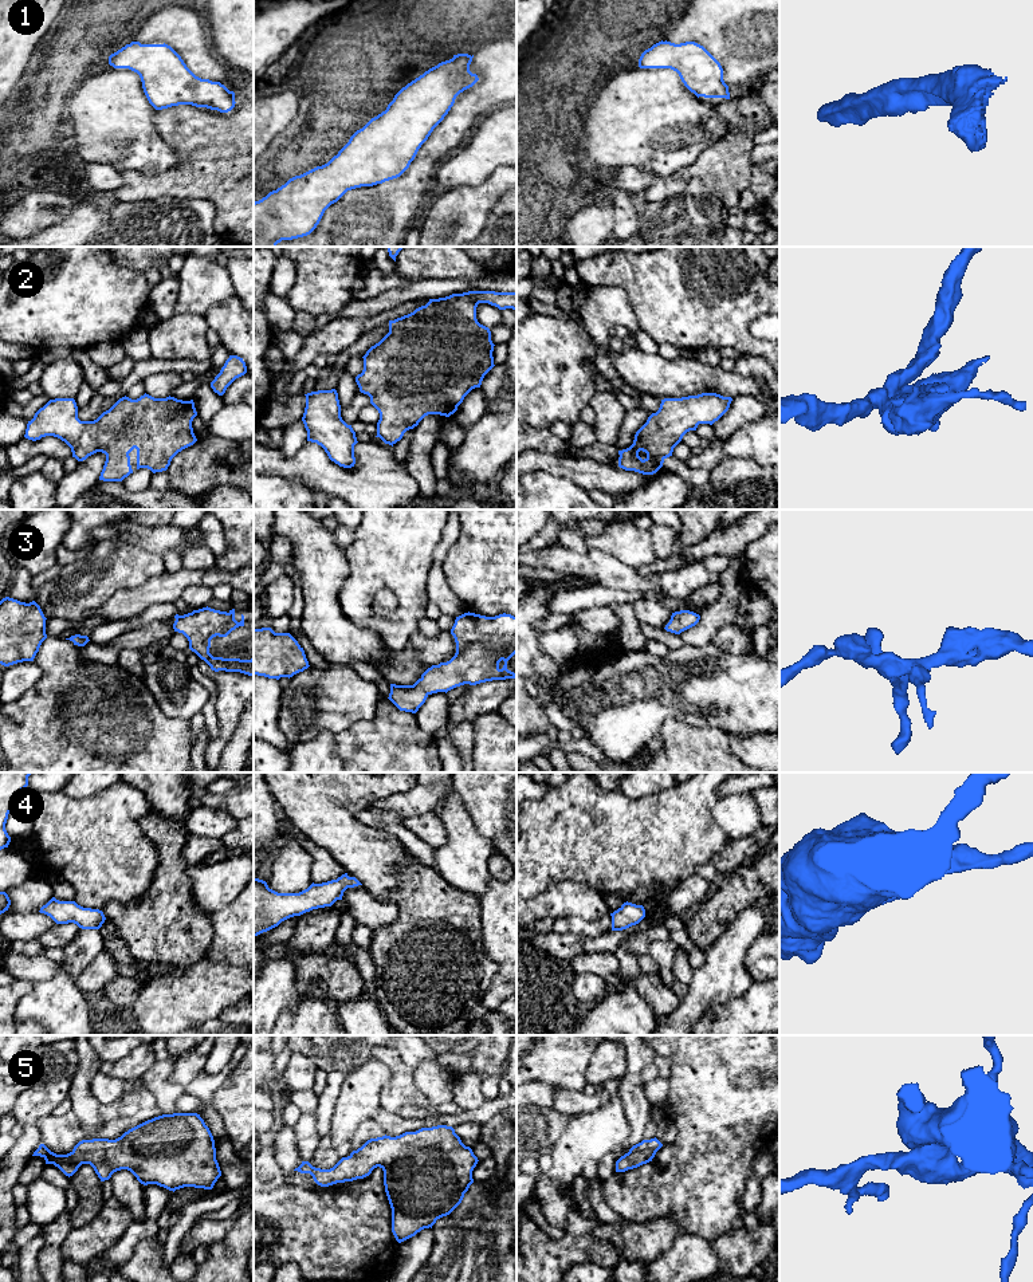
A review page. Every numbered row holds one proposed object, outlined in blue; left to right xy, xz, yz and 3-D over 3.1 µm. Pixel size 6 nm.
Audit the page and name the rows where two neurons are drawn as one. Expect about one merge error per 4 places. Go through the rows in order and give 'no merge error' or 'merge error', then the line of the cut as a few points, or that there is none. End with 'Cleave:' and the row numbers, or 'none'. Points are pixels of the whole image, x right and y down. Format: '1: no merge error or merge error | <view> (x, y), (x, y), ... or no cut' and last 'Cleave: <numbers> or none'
1: no merge error | no cut
2: no merge error | no cut
3: no merge error | no cut
4: no merge error | no cut
5: no merge error | no cut
Cleave: none

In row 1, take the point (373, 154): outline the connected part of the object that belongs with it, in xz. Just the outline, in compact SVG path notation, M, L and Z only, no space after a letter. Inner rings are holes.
M457 54L439 63L402 87L386 110L357 130L327 164L290 178L276 190L254 202L254 247L276 247L282 240L310 235L325 211L347 190L373 186L400 177L421 145L444 119L456 97L472 87L478 75L470 71L474 55Z

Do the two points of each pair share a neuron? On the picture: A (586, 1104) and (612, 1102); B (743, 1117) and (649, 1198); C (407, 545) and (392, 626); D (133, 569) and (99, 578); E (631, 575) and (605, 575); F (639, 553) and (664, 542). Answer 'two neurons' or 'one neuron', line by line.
A: two neurons
B: one neuron
C: one neuron
D: one neuron
E: one neuron
F: two neurons

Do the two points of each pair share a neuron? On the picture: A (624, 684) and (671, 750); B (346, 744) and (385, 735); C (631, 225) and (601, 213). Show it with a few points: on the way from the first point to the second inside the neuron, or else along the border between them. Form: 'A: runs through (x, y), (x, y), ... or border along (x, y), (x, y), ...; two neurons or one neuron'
A: border along (690, 724), (667, 719), (648, 743); two neurons
B: runs through (356, 743), (376, 742); one neuron
C: border along (607, 201), (613, 213), (613, 232); two neurons

